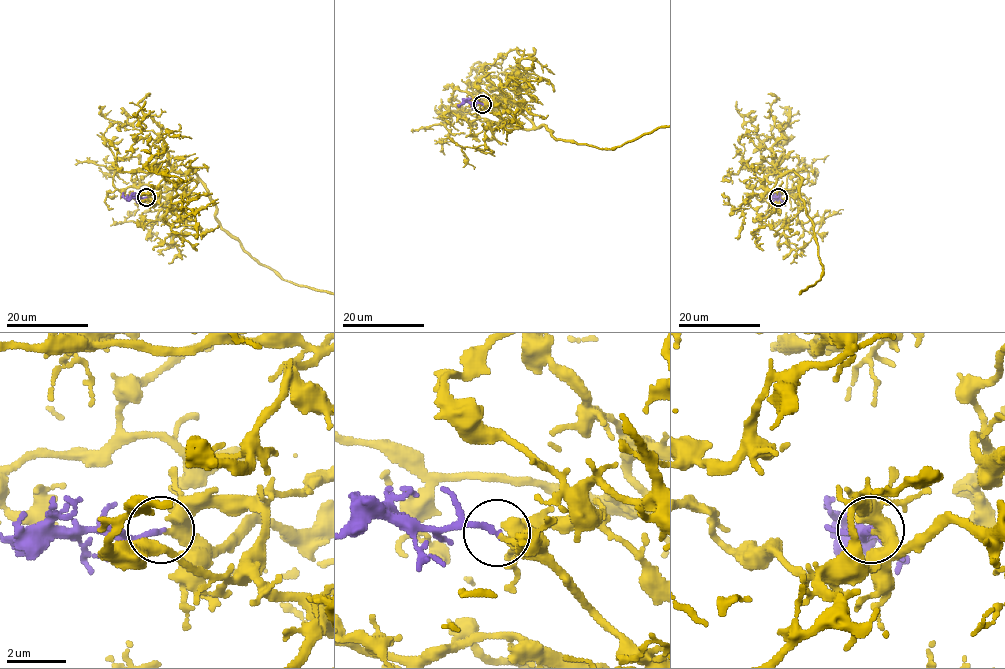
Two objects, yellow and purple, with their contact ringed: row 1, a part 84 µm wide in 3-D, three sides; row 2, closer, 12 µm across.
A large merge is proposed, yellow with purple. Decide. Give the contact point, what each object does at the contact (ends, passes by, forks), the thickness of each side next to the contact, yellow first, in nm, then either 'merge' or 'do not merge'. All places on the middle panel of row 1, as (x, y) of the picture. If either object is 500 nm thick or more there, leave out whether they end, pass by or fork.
(482, 104) | yellow passes by | purple ends | 320/200 nm | merge

